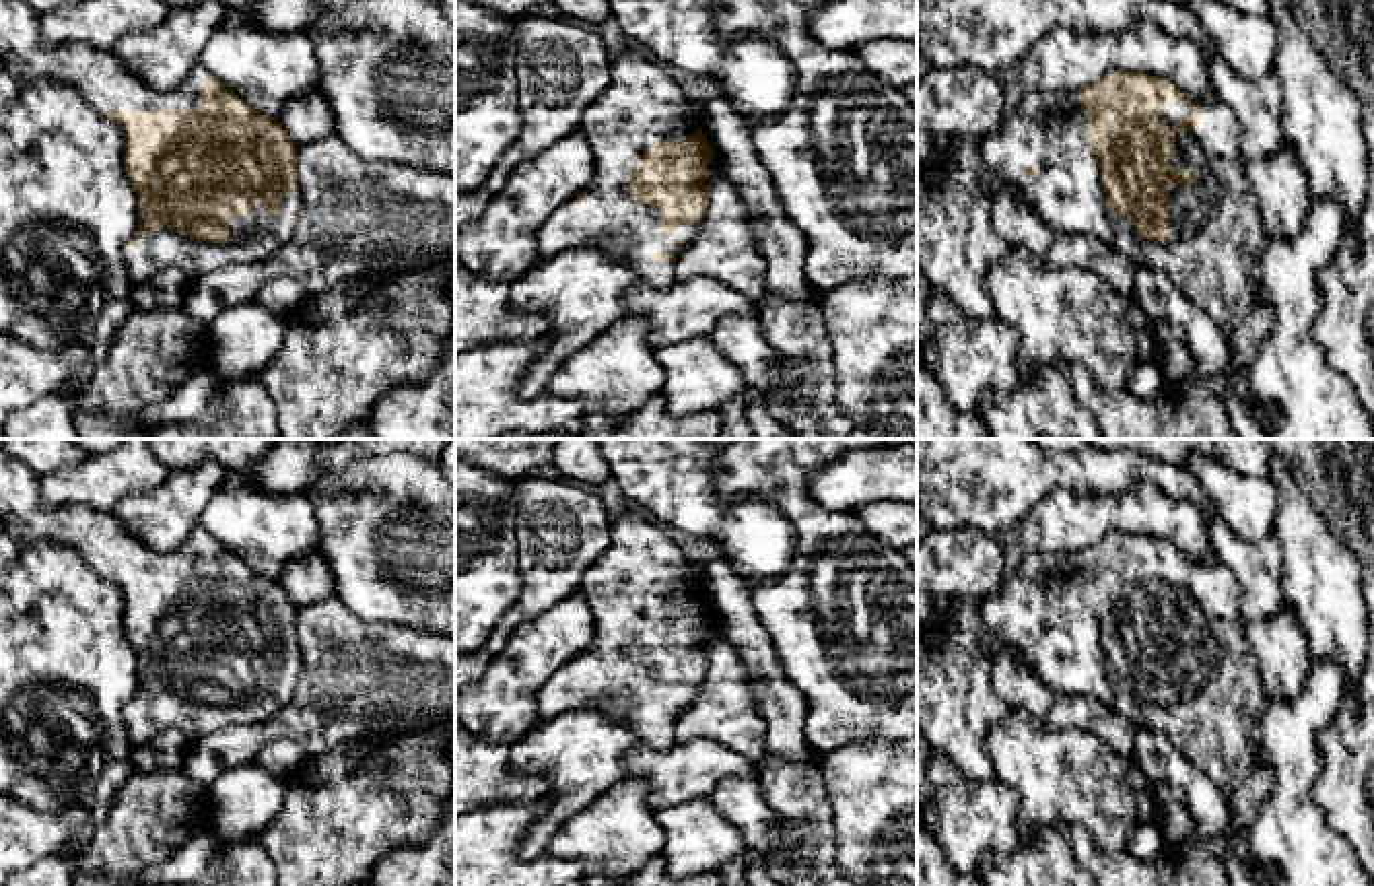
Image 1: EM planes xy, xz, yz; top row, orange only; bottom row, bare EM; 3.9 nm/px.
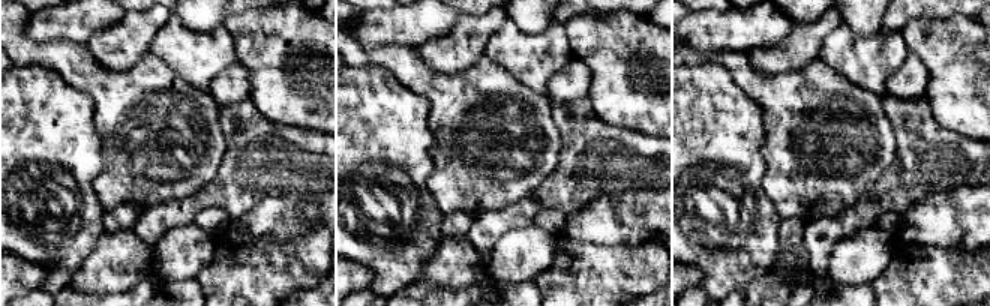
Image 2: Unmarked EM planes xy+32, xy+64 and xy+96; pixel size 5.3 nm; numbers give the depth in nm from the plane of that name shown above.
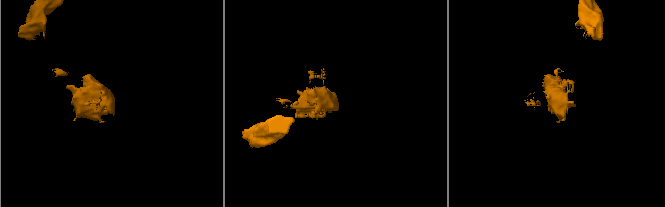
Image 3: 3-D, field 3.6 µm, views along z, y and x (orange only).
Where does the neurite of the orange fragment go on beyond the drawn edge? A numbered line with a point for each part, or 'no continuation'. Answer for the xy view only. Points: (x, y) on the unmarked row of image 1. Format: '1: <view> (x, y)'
1: xy (262, 695)

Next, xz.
1: xz (641, 567)

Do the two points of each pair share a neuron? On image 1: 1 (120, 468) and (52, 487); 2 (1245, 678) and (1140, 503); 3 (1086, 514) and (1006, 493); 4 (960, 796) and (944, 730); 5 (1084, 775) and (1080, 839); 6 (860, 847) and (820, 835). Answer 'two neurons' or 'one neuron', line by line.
1: one neuron
2: two neurons
3: two neurons
4: two neurons
5: two neurons
6: two neurons

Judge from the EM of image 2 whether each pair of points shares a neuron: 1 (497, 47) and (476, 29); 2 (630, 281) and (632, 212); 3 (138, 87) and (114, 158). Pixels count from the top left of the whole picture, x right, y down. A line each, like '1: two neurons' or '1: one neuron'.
1: two neurons
2: two neurons
3: one neuron

